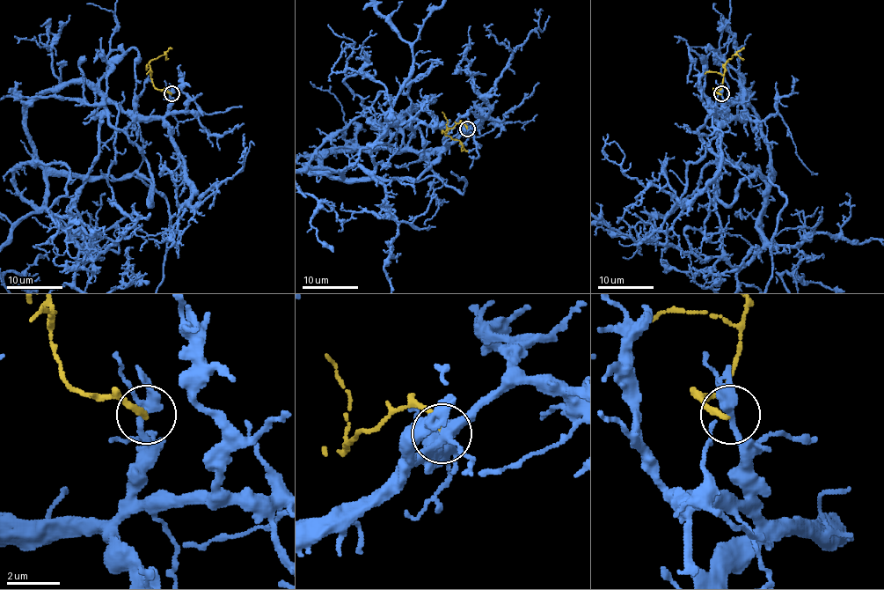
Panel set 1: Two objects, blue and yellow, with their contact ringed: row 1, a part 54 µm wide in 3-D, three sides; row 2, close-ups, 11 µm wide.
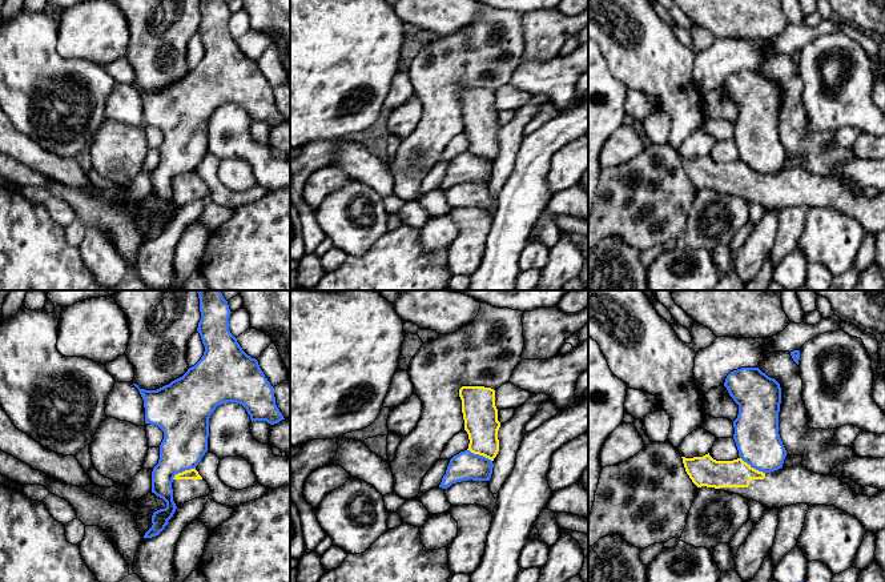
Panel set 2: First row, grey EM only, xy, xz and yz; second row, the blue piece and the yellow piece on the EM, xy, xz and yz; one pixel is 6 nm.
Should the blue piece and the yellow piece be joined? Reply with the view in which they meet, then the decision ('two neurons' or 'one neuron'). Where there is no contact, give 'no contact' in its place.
contact in yz; two neurons

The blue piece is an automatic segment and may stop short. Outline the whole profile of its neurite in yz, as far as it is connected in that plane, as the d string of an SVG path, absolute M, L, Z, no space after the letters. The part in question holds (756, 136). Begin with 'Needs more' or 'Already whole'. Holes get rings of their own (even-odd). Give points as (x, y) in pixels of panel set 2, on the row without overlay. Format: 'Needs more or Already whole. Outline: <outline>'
Already whole. Outline: M741 69L727 77L724 88L739 107L733 123L739 158L763 174L781 170L787 152L779 136L780 85L759 69Z

